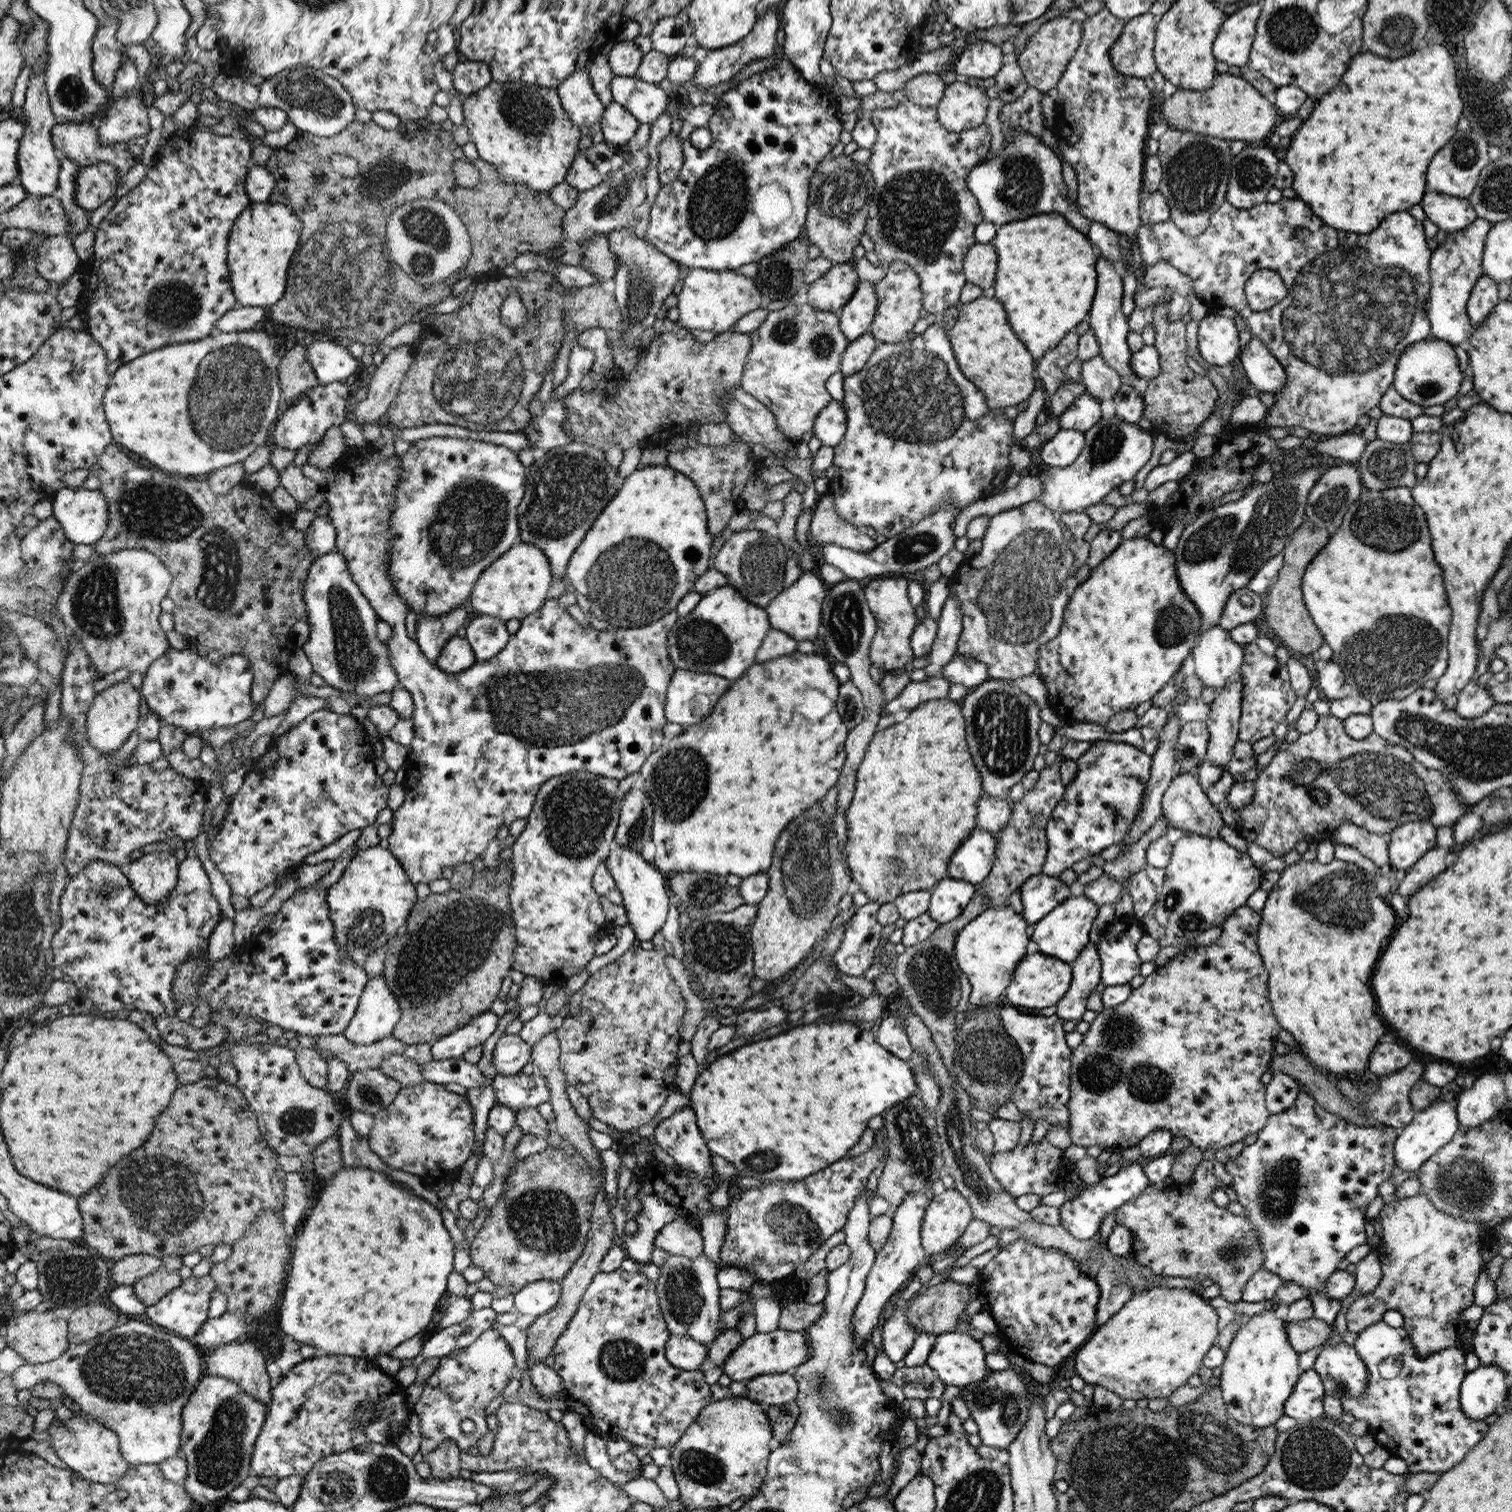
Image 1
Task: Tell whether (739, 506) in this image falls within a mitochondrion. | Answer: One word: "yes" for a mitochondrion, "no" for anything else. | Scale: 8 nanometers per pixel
no

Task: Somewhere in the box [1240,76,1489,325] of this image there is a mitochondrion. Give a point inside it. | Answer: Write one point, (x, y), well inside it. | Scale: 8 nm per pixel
(1465, 154)

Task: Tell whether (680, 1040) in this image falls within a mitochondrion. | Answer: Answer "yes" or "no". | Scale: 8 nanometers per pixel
no

